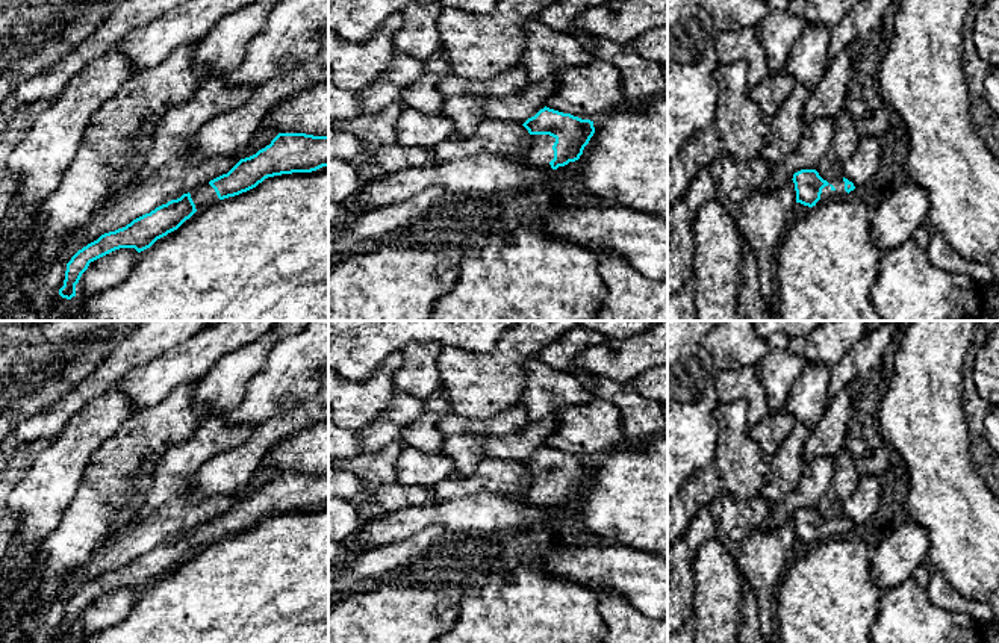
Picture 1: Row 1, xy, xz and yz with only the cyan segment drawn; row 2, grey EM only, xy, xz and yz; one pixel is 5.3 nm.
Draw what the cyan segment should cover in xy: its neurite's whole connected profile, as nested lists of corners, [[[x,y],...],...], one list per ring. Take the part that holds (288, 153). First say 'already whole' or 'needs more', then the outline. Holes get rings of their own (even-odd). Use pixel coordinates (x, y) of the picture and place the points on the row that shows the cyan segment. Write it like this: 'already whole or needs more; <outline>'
needs more; [[[279,133],[269,145],[241,159],[227,174],[200,183],[180,198],[156,207],[123,228],[101,235],[79,250],[67,263],[59,295],[67,300],[76,297],[76,284],[91,262],[120,248],[135,248],[141,253],[177,230],[204,206],[247,192],[268,177],[312,172],[322,166],[328,166],[328,135]]]

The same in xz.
needs more; [[[546,106],[522,126],[533,136],[533,142],[525,151],[510,157],[548,169],[578,160],[595,133],[593,121]]]

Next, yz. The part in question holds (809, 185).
needs more; [[[801,169],[793,174],[796,203],[813,207],[828,200],[842,200],[855,189],[854,183],[845,177],[823,180],[816,169]]]

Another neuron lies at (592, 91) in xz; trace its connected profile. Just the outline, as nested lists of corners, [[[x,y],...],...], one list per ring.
[[[602,59],[586,67],[562,70],[556,77],[557,91],[546,107],[595,121],[627,104],[619,70]]]

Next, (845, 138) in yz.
[[[845,107],[840,109],[832,121],[832,141],[816,168],[826,182],[843,177],[845,163],[854,156],[861,139]]]

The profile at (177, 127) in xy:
[[[201,77],[197,88],[183,103],[170,107],[153,133],[153,147],[130,177],[141,179],[150,171],[179,157],[195,139],[200,127],[238,107],[247,94],[247,86],[235,86],[230,79]]]

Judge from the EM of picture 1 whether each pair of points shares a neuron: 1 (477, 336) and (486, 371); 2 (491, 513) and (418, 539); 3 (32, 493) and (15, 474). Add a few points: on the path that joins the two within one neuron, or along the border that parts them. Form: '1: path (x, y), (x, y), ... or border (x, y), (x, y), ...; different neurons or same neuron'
1: border (501, 336), (485, 353), (447, 345); different neurons
2: border (444, 527), (430, 524), (407, 537); different neurons
3: border (41, 451), (15, 486); different neurons

